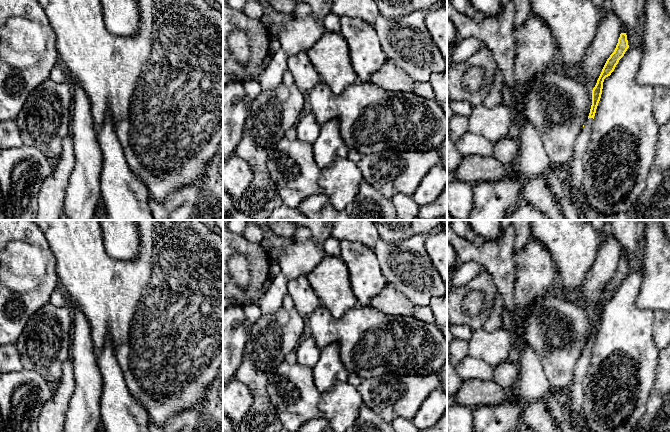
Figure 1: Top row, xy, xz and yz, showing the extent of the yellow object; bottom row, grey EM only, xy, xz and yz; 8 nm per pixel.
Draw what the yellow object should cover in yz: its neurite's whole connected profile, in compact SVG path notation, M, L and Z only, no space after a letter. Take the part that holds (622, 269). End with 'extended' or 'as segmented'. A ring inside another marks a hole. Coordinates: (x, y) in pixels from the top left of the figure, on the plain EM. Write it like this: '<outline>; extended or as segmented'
M621 257L614 276L607 283L602 293L602 296L597 304L597 307L592 314L592 329L588 340L588 344L585 346L584 351L574 368L573 380L571 386L569 387L569 390L572 398L571 401L572 410L577 413L577 419L581 425L582 432L592 432L589 429L583 414L583 401L584 401L583 382L589 367L593 343L596 337L598 327L601 322L603 306L604 303L610 300L611 297L614 295L619 284L624 280L628 272L629 269L627 259L626 257Z; extended

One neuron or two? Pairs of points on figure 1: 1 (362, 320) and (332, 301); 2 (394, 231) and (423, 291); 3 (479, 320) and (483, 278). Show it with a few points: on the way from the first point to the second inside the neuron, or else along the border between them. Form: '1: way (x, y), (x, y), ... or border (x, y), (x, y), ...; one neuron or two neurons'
1: border (359, 305), (348, 309), (337, 318), (324, 307); two neurons
2: border (422, 234), (395, 242), (379, 237); two neurons
3: way (487, 310), (488, 288); one neuron

